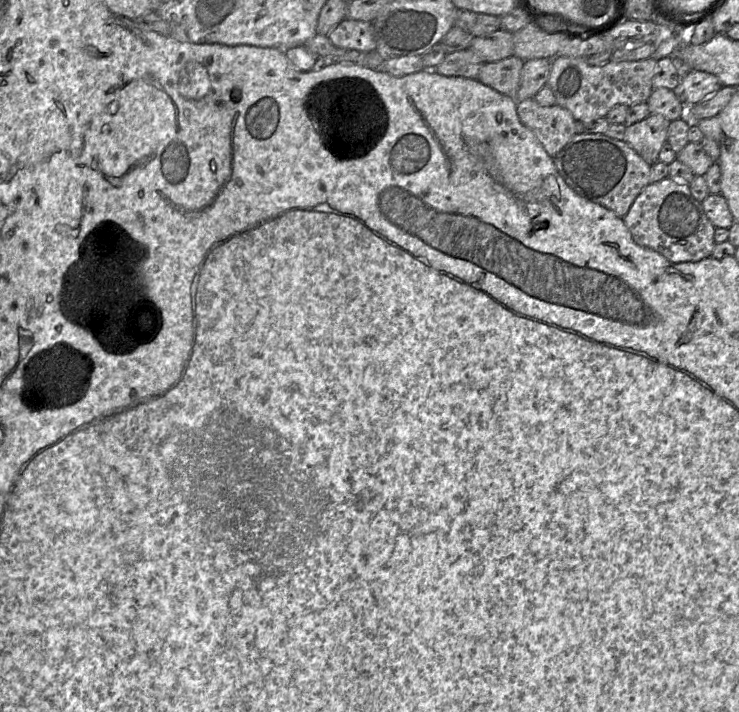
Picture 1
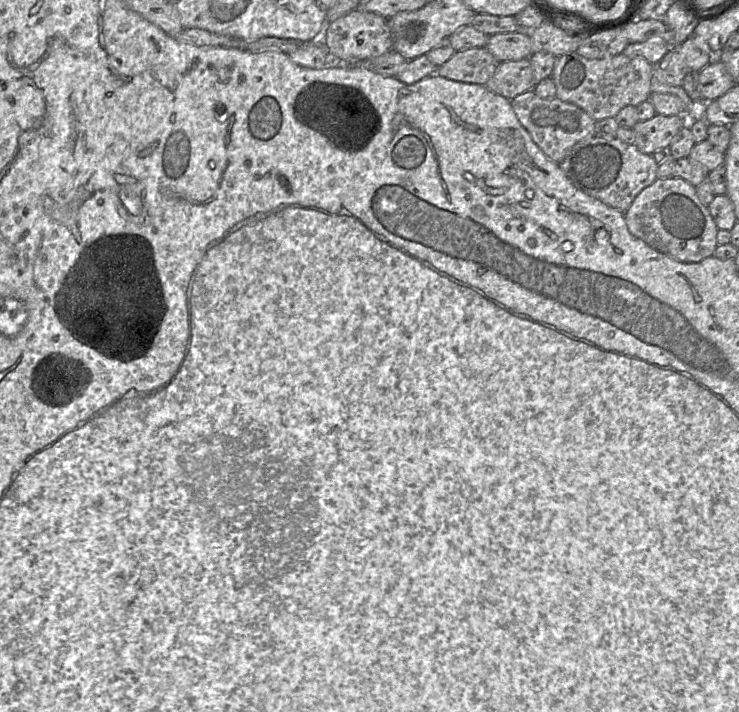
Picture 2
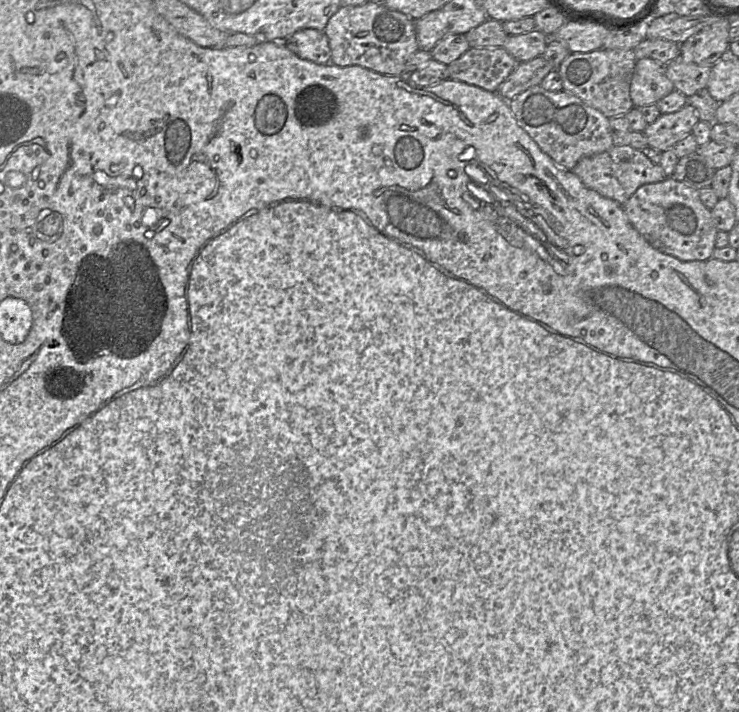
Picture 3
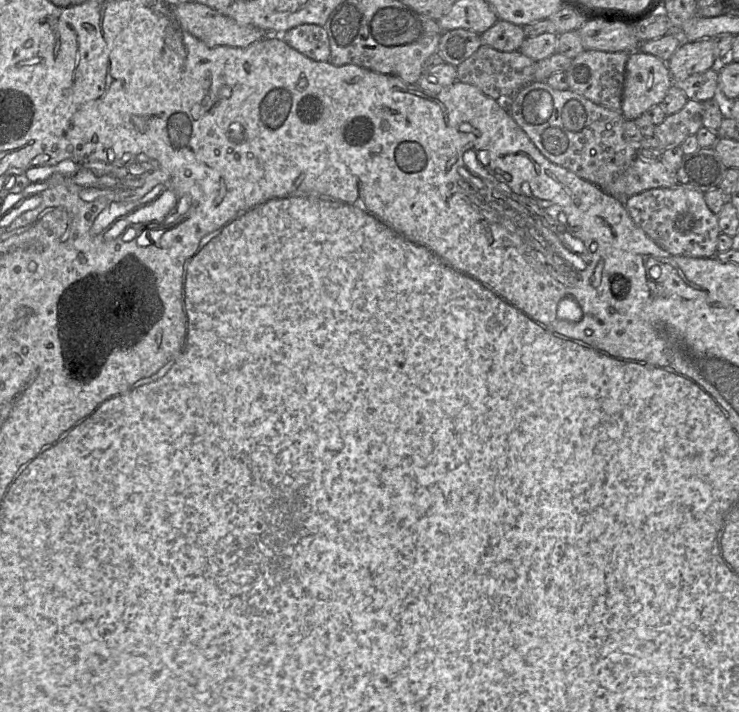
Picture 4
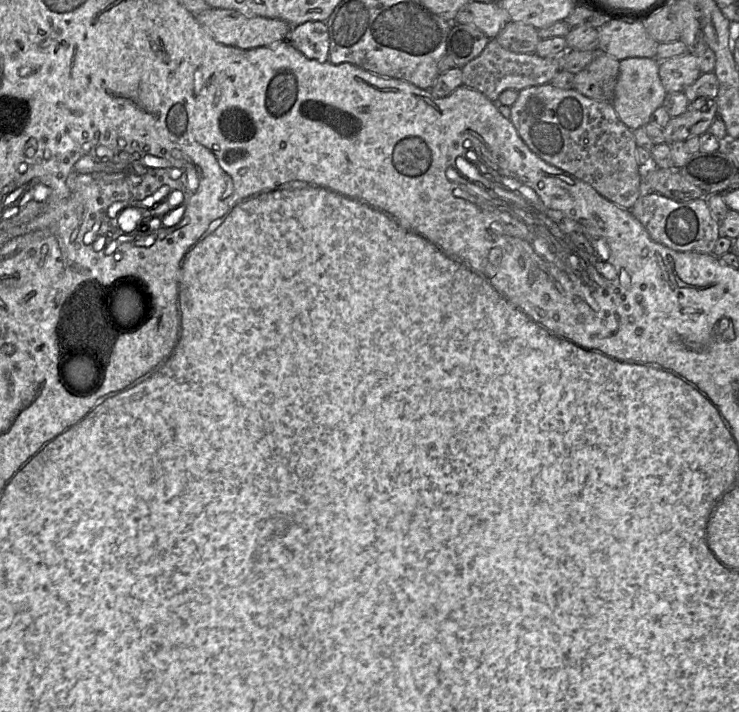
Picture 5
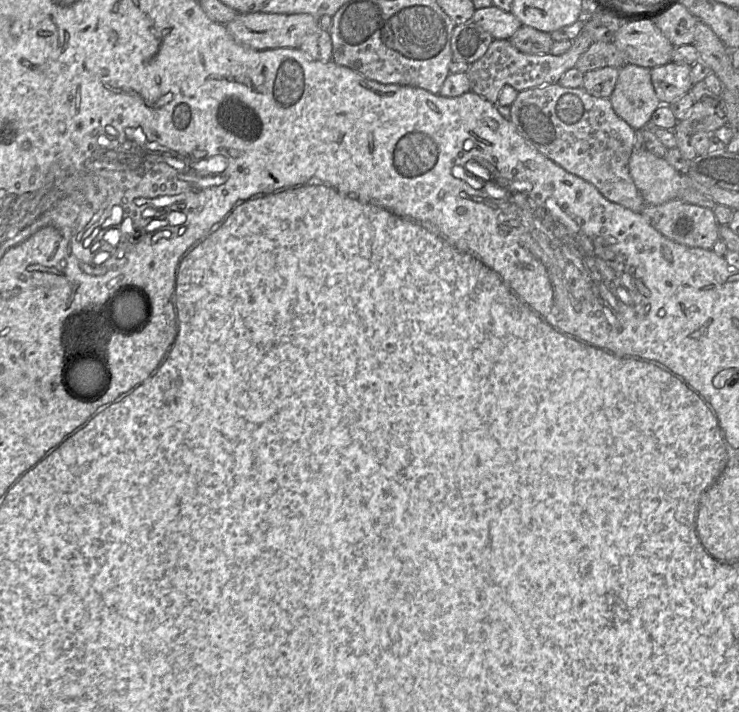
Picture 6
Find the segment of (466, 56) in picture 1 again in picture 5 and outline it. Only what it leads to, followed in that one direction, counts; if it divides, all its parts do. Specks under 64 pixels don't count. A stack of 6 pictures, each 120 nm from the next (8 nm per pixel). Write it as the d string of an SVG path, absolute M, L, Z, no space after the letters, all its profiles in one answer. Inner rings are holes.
M490 39L479 56L466 63L462 68L463 85L484 94L496 102L506 89L520 91L524 88L548 84L559 69L559 55L541 57L536 53L515 53L503 48L498 41Z

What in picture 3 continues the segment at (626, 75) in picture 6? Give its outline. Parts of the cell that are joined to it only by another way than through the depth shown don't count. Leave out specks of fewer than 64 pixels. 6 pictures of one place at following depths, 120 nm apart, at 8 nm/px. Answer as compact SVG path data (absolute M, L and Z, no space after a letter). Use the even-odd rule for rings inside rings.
M650 58L637 60L630 85L634 108L656 104L674 90L666 76L665 65Z

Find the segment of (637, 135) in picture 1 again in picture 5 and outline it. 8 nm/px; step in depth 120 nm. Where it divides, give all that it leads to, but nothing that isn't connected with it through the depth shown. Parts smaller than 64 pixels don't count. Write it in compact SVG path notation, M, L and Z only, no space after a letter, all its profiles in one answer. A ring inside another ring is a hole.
M701 96L690 102L687 110L676 117L671 117L663 128L665 142L671 144L687 140L692 136L706 133L718 116L716 98Z

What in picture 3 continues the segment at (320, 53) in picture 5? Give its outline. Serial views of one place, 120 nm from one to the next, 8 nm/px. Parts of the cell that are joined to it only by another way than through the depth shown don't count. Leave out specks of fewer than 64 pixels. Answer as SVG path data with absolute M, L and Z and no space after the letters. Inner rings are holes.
M302 29L282 42L301 59L317 64L329 64L331 61L328 37L324 31Z

